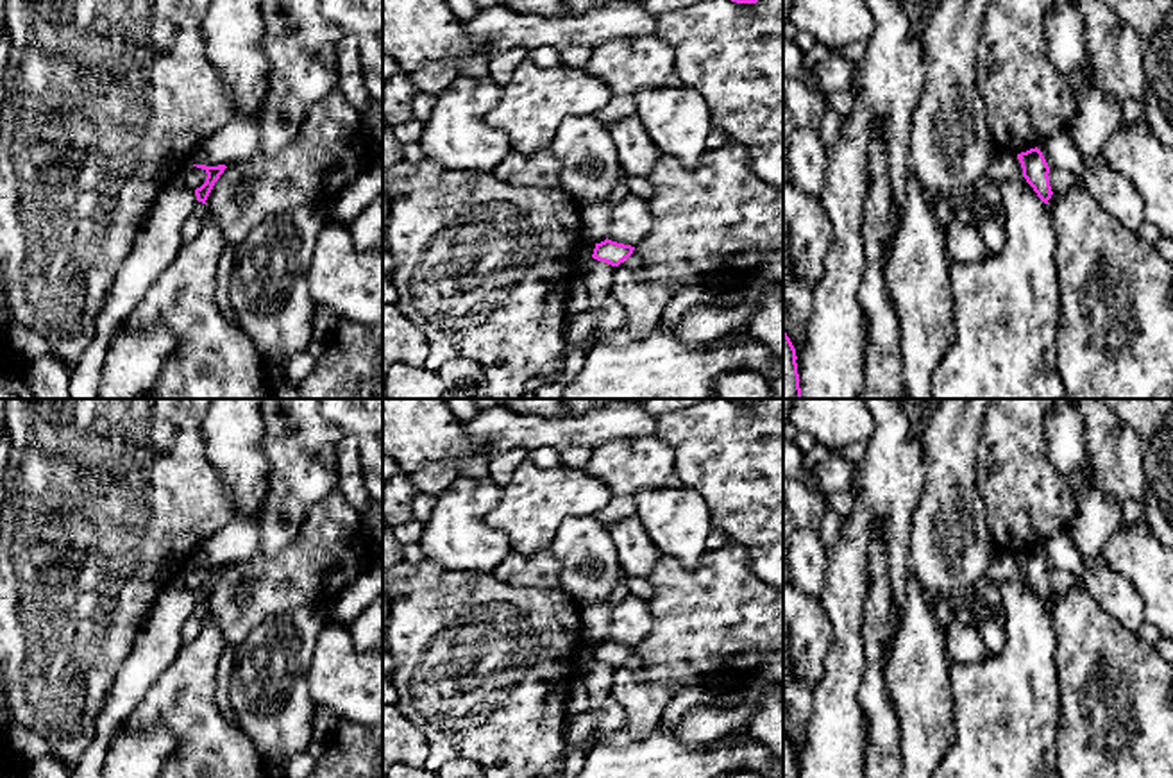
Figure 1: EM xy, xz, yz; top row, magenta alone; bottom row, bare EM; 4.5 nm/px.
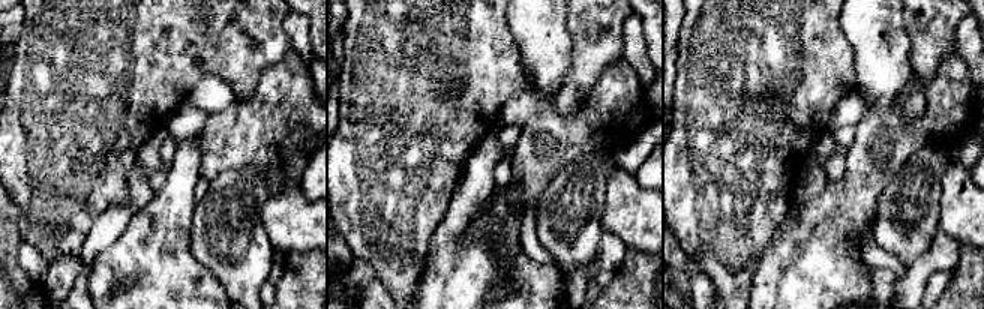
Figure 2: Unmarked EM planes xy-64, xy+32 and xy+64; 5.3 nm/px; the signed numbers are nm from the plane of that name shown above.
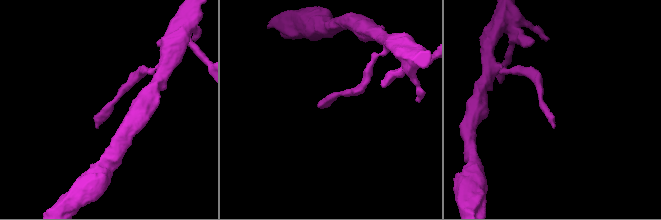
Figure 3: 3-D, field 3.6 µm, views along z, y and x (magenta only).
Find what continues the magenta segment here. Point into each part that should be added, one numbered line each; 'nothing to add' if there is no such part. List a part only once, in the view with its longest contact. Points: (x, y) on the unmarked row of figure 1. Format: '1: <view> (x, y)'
nothing to add

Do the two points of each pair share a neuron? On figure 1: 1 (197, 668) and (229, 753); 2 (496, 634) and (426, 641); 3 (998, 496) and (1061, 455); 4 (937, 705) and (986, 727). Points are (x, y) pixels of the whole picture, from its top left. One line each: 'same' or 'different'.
1: same
2: same
3: different
4: different

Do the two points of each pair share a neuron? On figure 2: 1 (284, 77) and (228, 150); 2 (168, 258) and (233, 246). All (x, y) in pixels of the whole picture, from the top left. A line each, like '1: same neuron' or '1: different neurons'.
1: same neuron
2: different neurons

